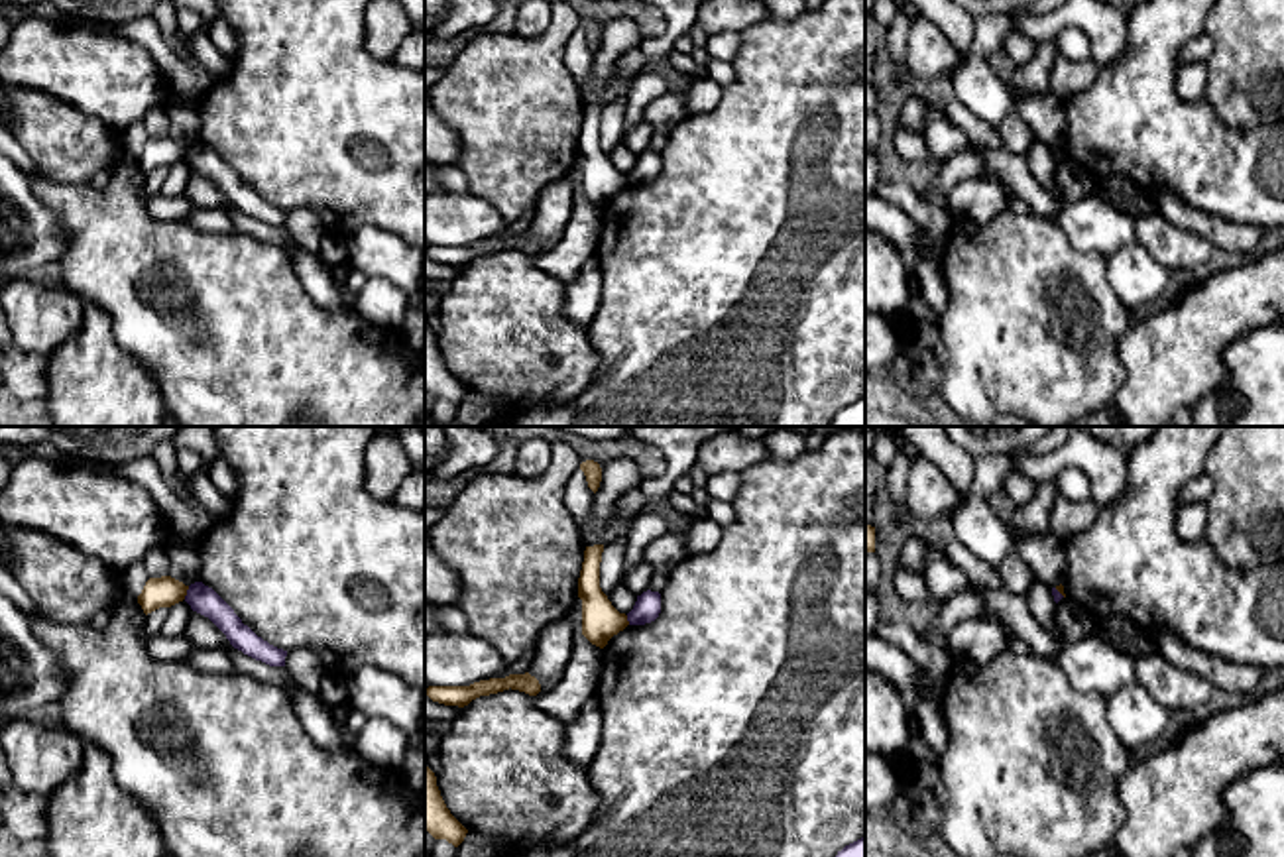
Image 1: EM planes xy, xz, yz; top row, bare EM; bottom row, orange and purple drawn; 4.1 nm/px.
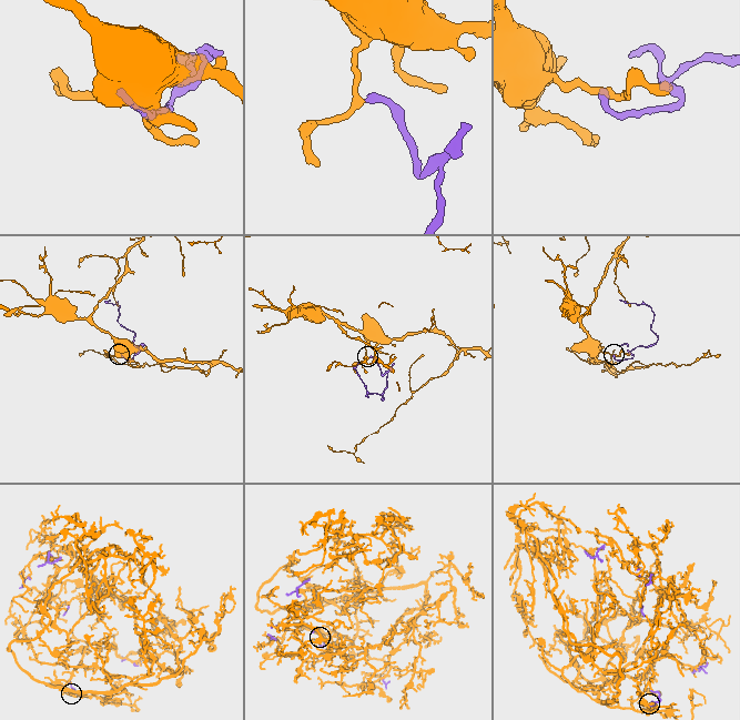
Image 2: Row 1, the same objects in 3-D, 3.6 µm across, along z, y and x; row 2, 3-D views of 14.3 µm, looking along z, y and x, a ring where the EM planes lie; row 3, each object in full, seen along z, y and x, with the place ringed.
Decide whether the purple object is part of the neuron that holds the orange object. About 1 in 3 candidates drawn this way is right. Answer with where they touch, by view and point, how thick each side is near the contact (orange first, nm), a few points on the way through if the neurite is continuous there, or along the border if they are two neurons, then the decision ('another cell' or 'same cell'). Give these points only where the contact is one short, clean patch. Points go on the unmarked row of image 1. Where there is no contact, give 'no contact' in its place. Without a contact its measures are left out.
contact xy (185, 152); calibres 130 and 120 nm; border xy (189, 146), (183, 158); another cell

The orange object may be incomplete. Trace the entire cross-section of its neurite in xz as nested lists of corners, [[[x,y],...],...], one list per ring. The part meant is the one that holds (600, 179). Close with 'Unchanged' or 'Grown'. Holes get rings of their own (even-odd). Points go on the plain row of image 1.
[[[604,104],[586,106],[578,138],[578,157],[582,159],[582,195],[604,208],[608,200],[623,191],[629,181],[619,173],[600,147],[600,122]]]. Unchanged

